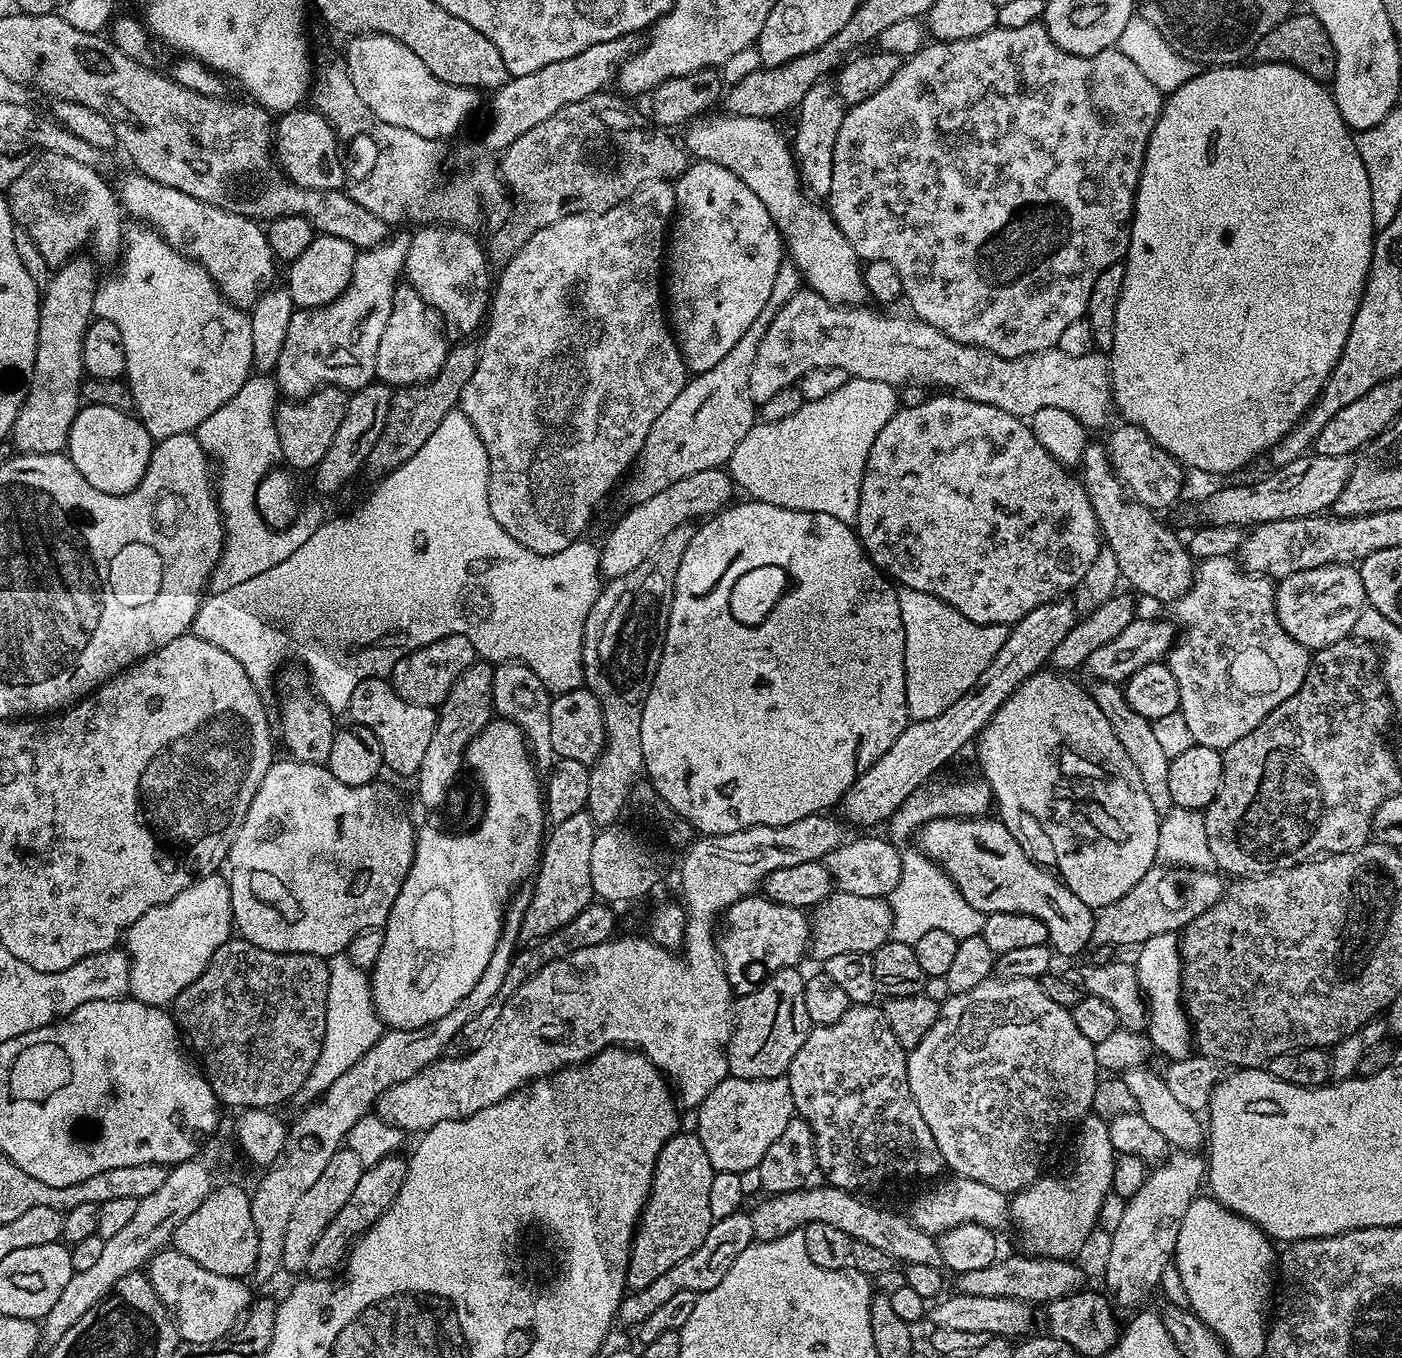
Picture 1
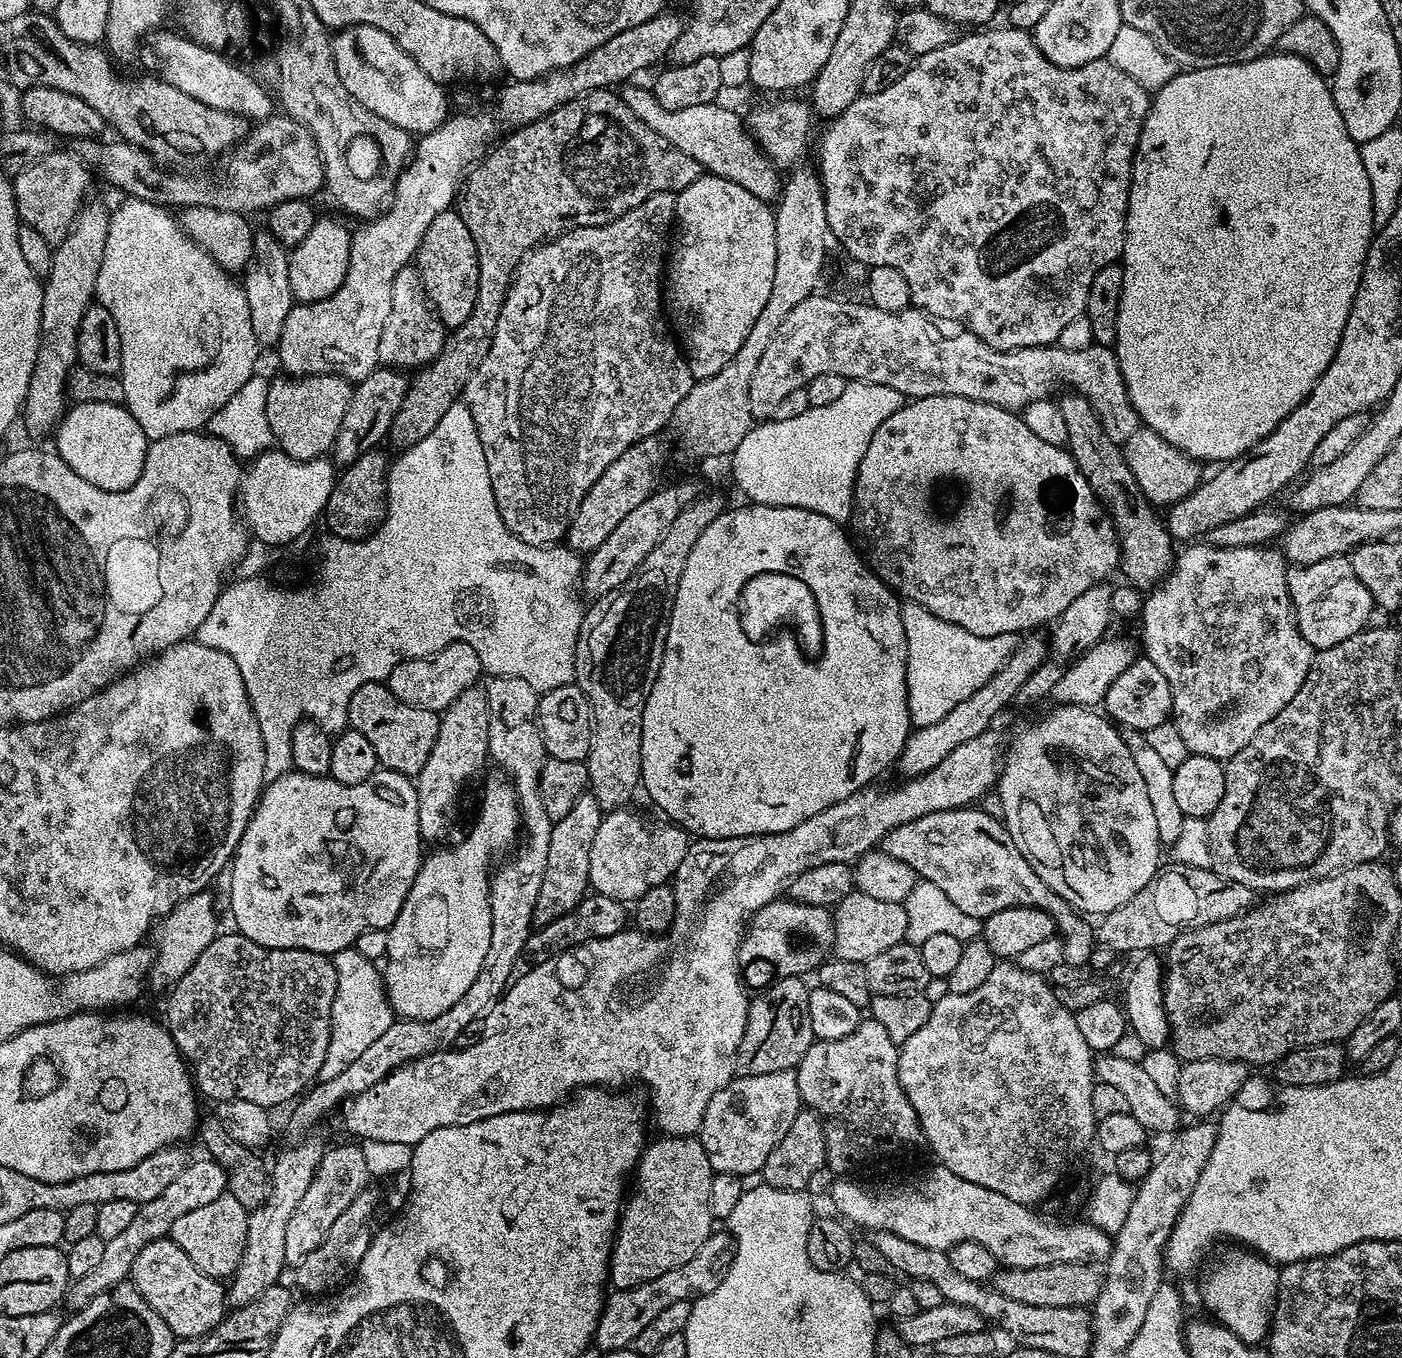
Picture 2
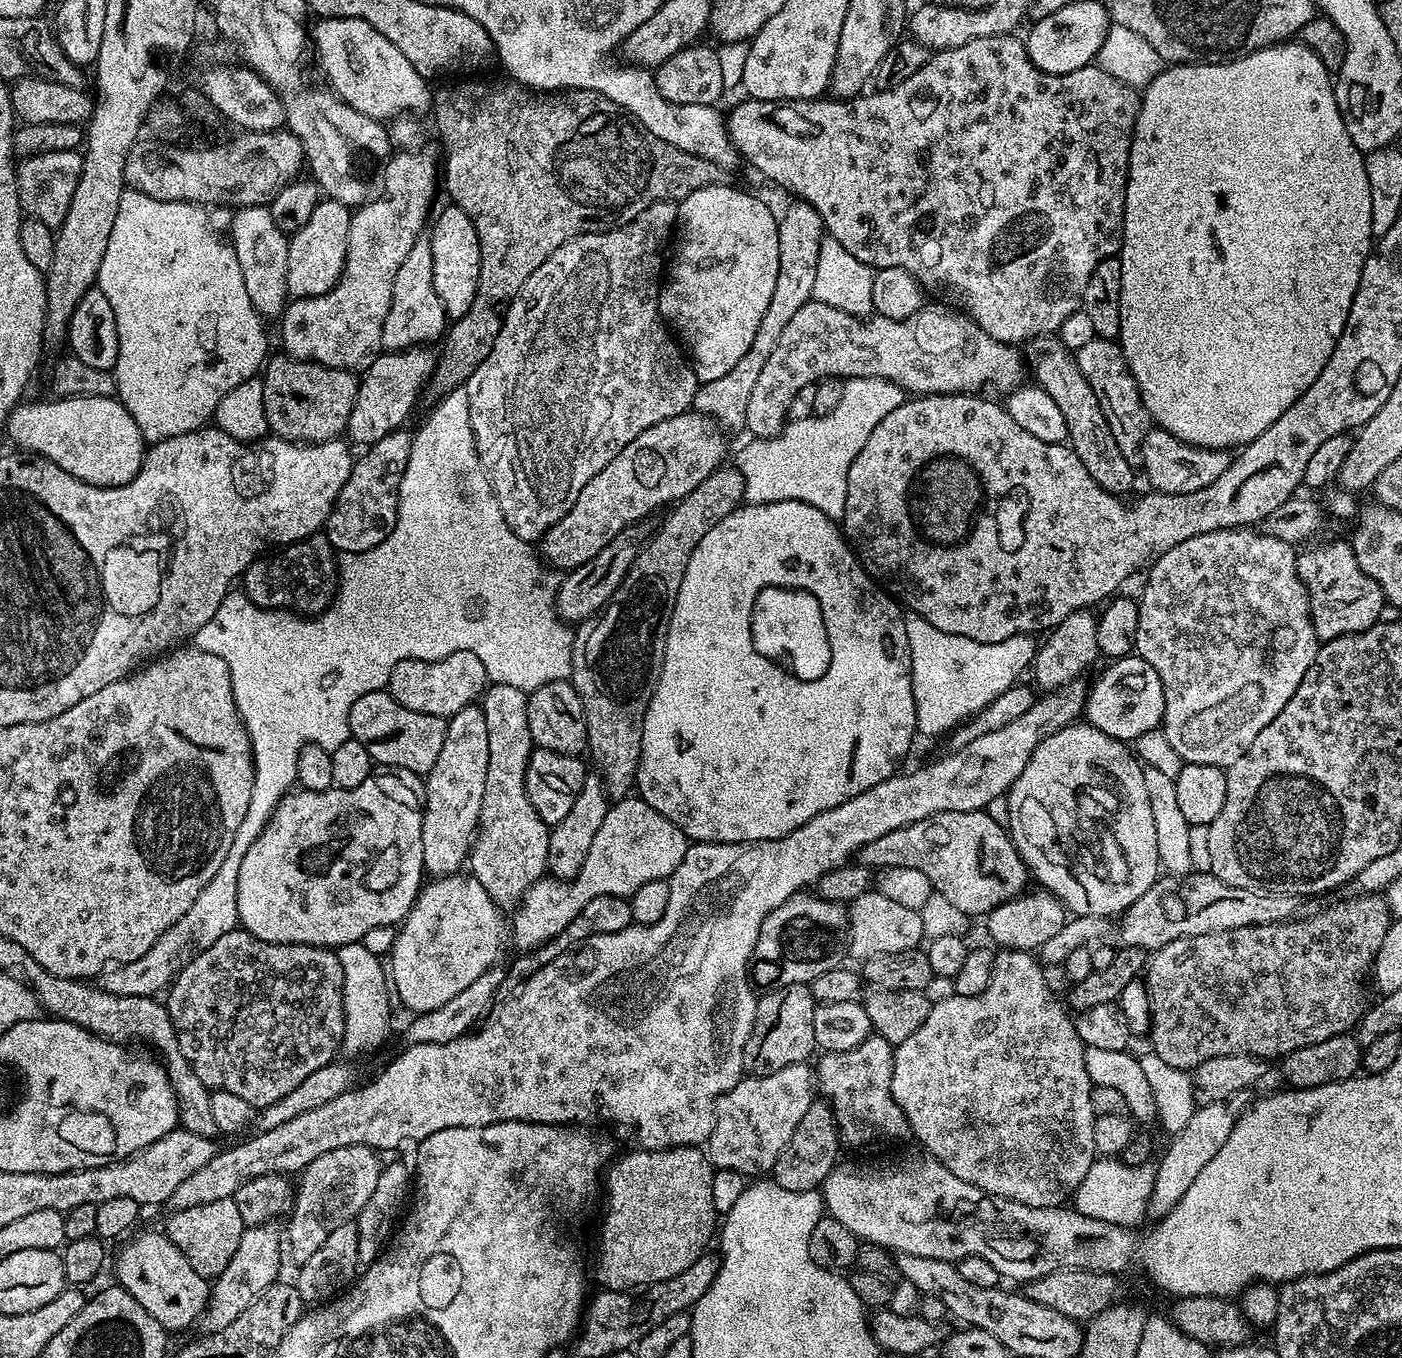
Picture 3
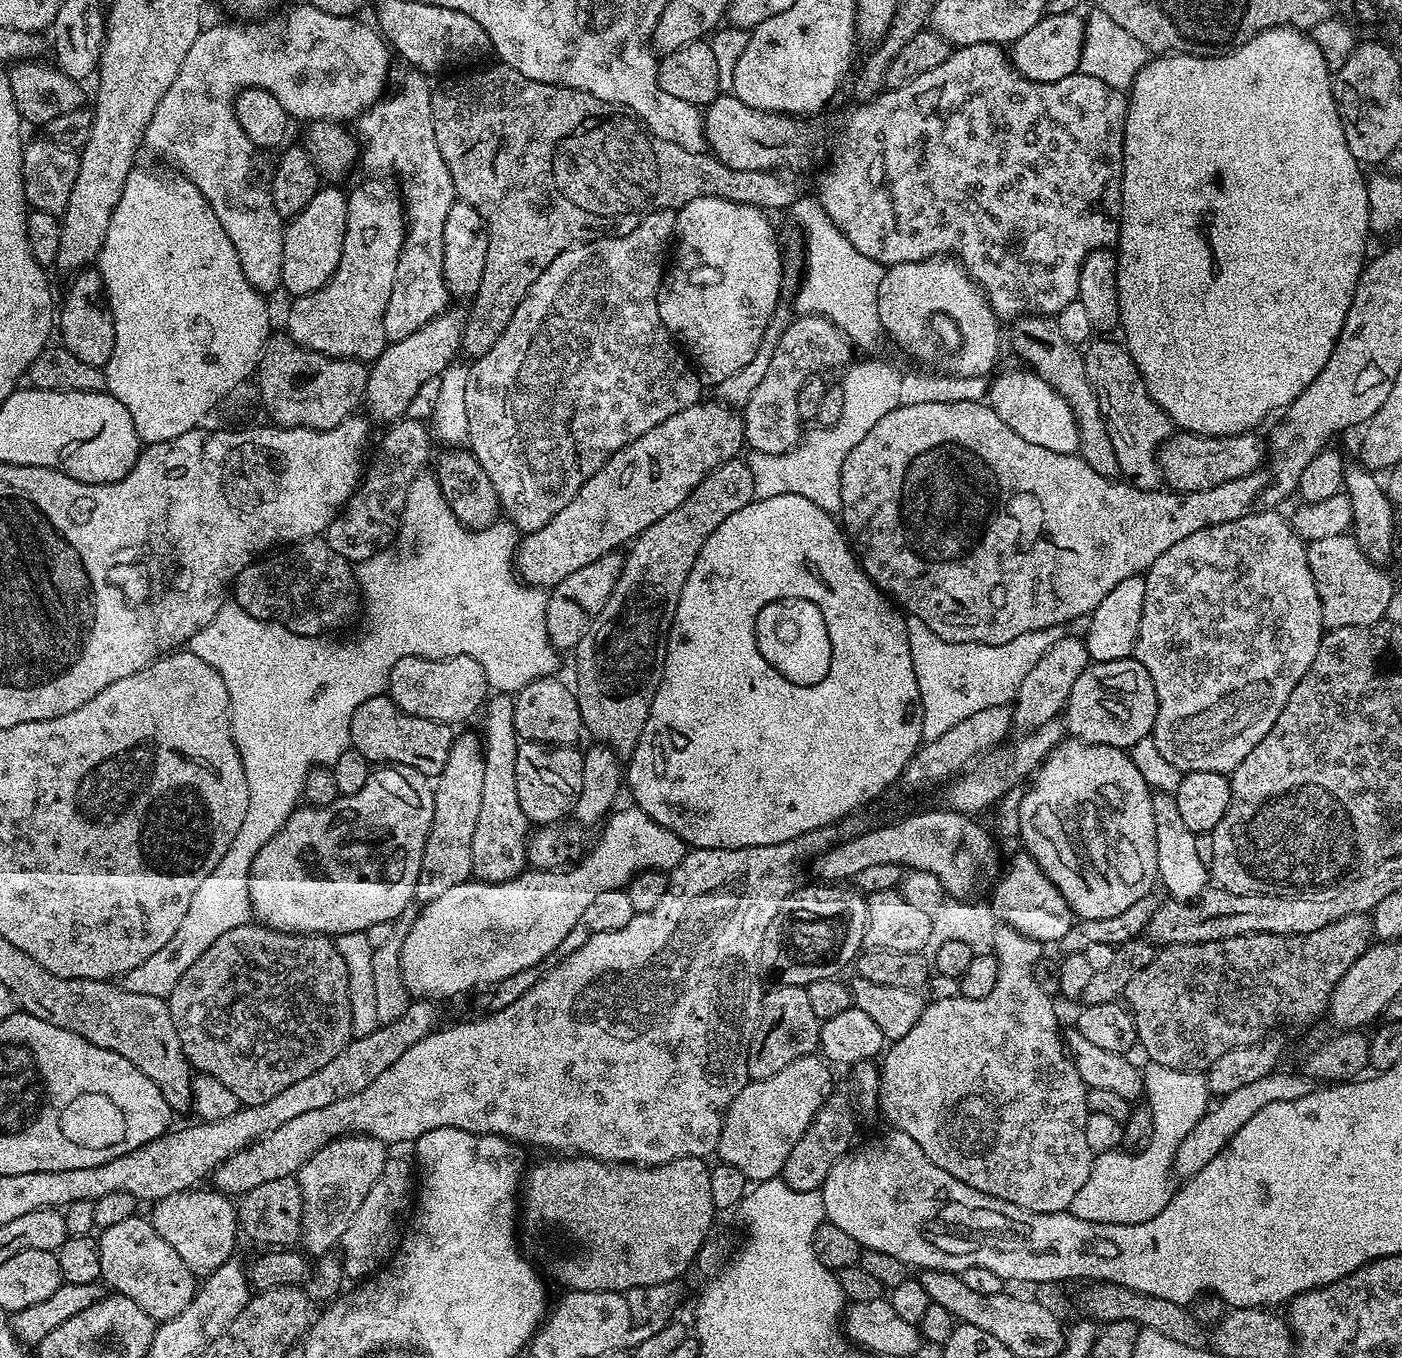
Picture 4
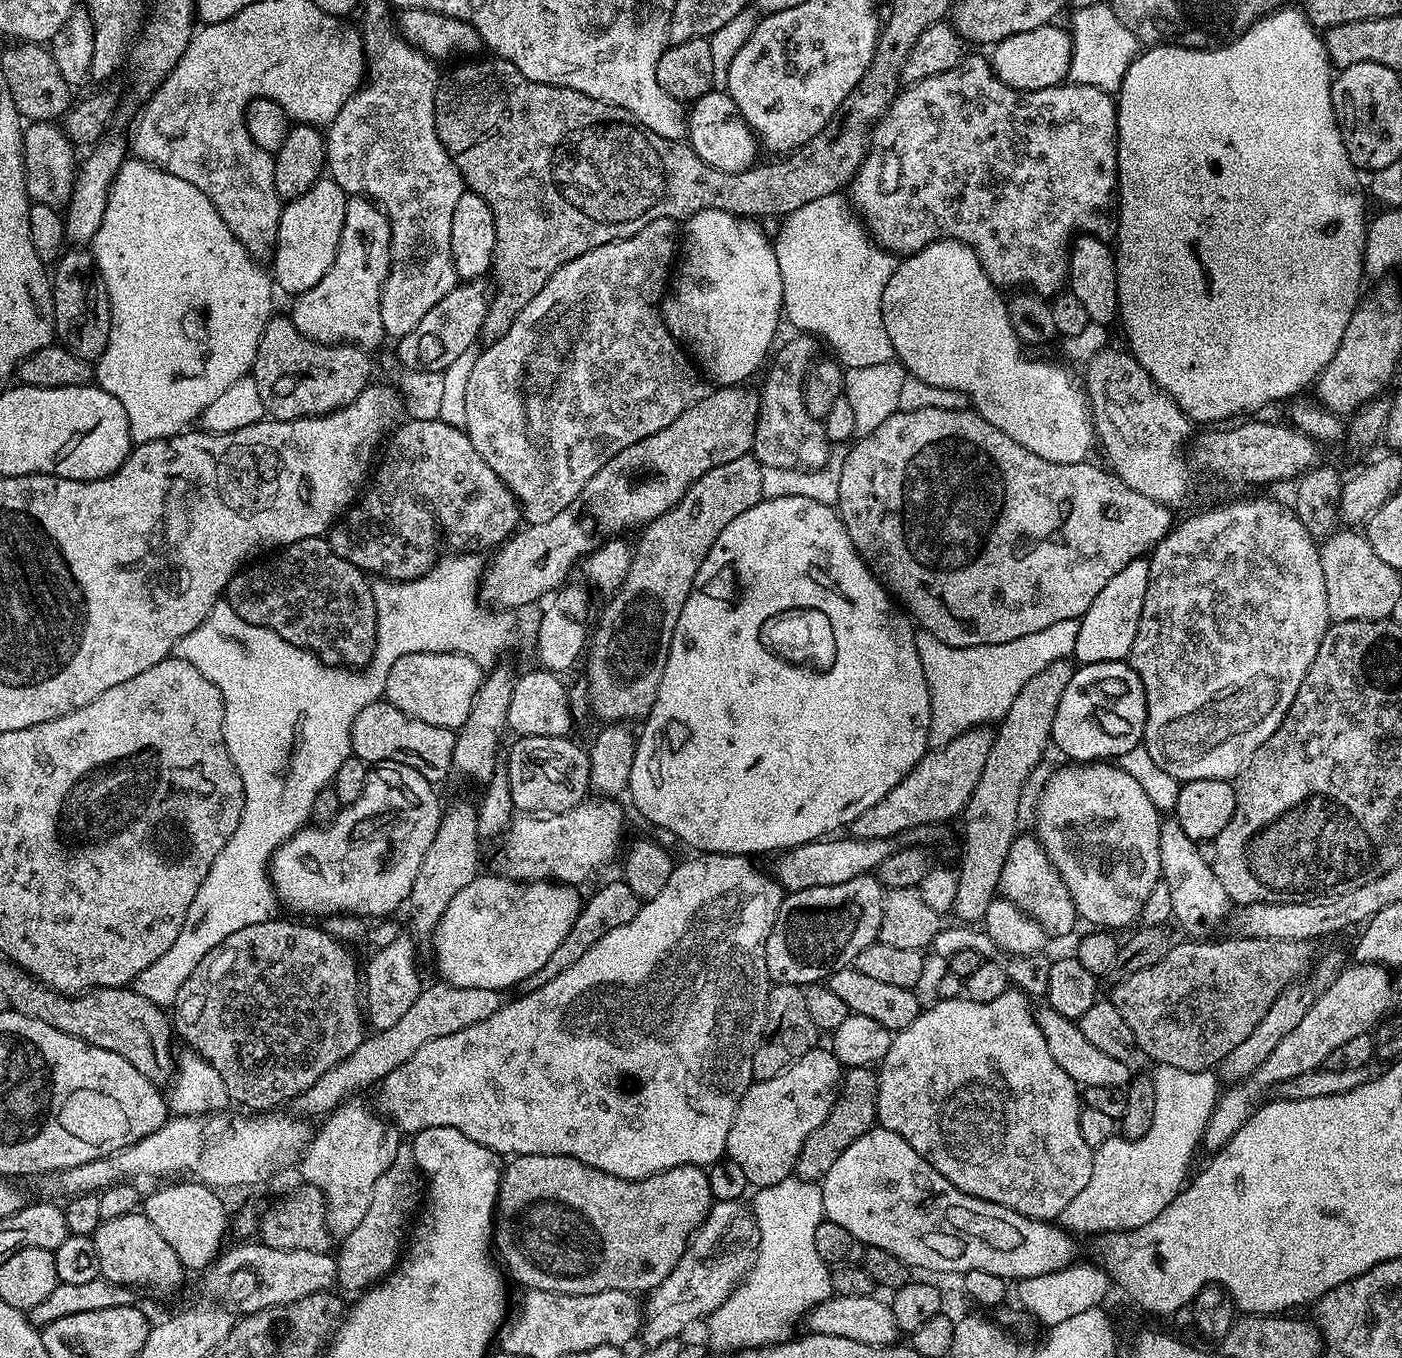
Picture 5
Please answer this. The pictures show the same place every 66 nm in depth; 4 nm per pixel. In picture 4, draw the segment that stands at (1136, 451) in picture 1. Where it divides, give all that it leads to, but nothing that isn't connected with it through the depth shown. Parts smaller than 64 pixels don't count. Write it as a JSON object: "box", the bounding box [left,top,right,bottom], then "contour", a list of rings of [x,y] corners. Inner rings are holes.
{"box":[1158,431,1266,492],"contour":[[[1177,431],[1168,437],[1158,449],[1158,467],[1162,473],[1162,480],[1171,491],[1197,492],[1210,490],[1227,480],[1239,480],[1248,476],[1261,467],[1266,460],[1266,448],[1260,445],[1256,434],[1241,434],[1239,436],[1199,436],[1193,432]]]}

